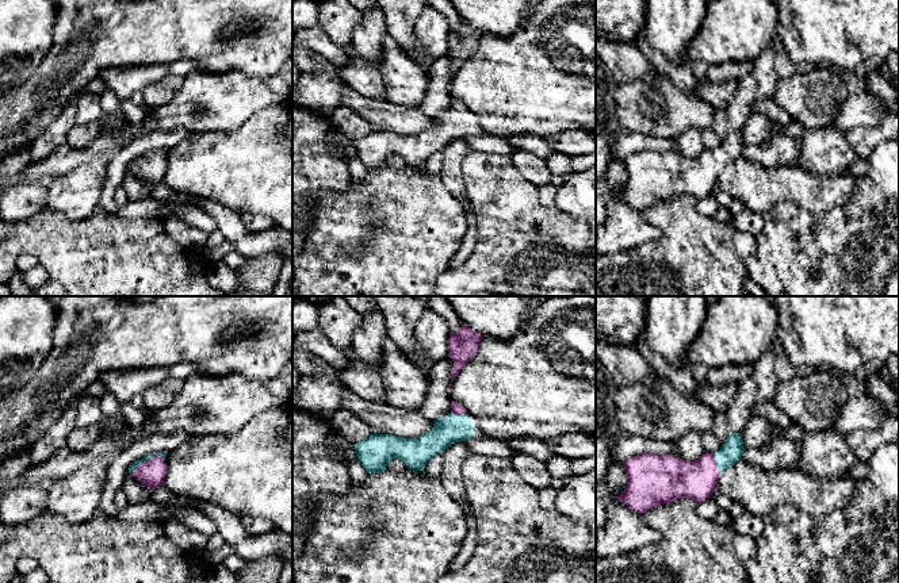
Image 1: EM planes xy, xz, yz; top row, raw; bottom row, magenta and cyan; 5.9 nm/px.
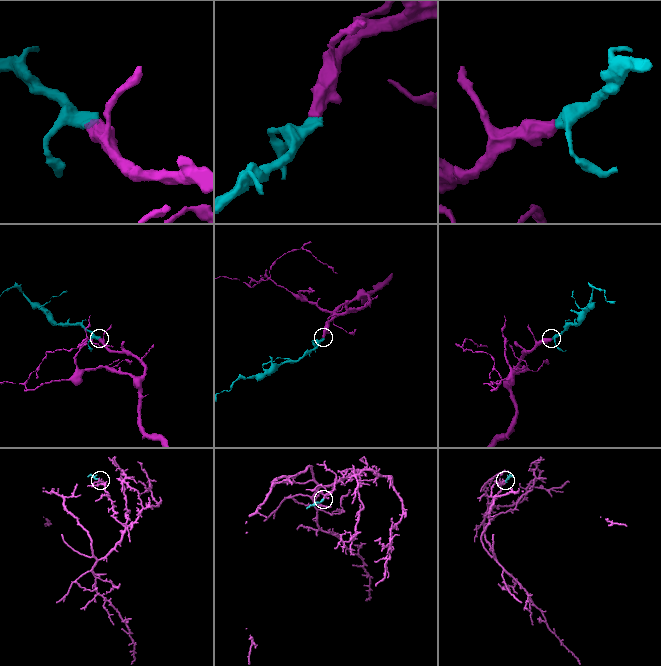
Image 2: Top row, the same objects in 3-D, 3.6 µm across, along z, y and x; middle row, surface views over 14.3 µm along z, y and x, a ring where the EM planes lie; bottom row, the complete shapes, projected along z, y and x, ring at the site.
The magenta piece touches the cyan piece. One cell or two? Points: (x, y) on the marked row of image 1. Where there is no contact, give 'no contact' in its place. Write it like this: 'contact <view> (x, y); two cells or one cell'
contact xy (142, 461); one cell

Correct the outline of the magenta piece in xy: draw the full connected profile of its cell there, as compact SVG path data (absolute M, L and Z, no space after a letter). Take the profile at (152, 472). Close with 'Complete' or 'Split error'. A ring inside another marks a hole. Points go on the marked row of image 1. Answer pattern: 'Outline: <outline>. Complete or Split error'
Outline: M168 452L146 454L144 459L131 463L129 473L152 491L162 486L168 473L167 464L164 461L167 454Z. Split error

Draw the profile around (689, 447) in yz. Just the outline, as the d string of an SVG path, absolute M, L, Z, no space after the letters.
M689 432L680 440L673 442L676 450L674 454L682 460L695 461L704 454L701 446L701 434L699 432Z

